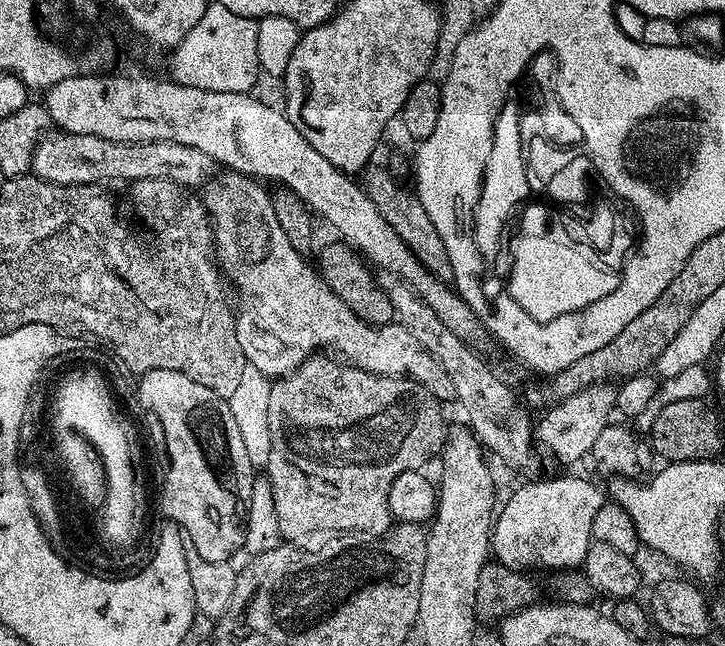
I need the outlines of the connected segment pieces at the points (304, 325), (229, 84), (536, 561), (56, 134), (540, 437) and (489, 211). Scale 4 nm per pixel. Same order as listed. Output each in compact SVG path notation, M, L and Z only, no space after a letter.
M231 170L220 175L224 176L218 177L202 195L202 207L208 213L211 243L216 243L215 263L230 281L234 292L236 287L236 292L244 303L235 313L236 333L238 346L242 346L242 354L249 365L257 367L266 377L279 378L294 371L317 350L333 348L337 357L356 368L379 376L407 376L408 379L426 386L426 390L430 390L436 400L455 401L454 382L450 382L450 374L446 374L446 370L438 366L438 362L421 346L410 330L406 330L398 322L377 326L360 320L326 281L320 278L317 269L311 263L308 265L304 261L307 259L294 250L294 246L290 246L290 238L286 238L278 217L274 214L269 189L264 189L267 187L261 181Z
M219 2L209 3L206 14L198 18L194 30L182 38L177 48L171 49L171 79L182 86L215 92L251 93L256 79L261 79L258 62L258 30L256 21L226 10Z
M556 476L553 480L536 480L533 484L522 485L505 504L503 501L495 517L490 533L491 555L506 567L510 564L532 564L536 570L568 570L571 560L578 560L583 565L580 552L588 552L584 548L584 540L589 543L594 540L592 531L588 529L588 520L594 522L595 514L606 502L606 498L596 496L596 487L593 481L583 480L580 476Z
M59 130L49 131L36 141L36 149L32 155L31 175L46 182L55 184L94 184L103 185L103 180L150 180L167 182L192 190L196 180L200 180L214 168L213 160L202 150L194 150L194 146L182 146L178 142L110 142L106 138L94 138L90 134L70 134Z
M609 382L595 384L570 398L561 400L559 404L549 407L534 428L534 436L552 456L557 456L564 464L572 464L575 460L587 457L592 451L604 427L608 426L614 416L616 406L617 385Z
M502 100L500 109L490 117L490 131L489 152L488 156L485 156L484 167L481 168L476 203L473 204L469 213L473 245L481 256L496 254L500 224L506 212L512 206L518 206L516 200L526 190L524 170L530 164L530 142L528 142L528 126L524 126L524 108L514 108L508 100Z

